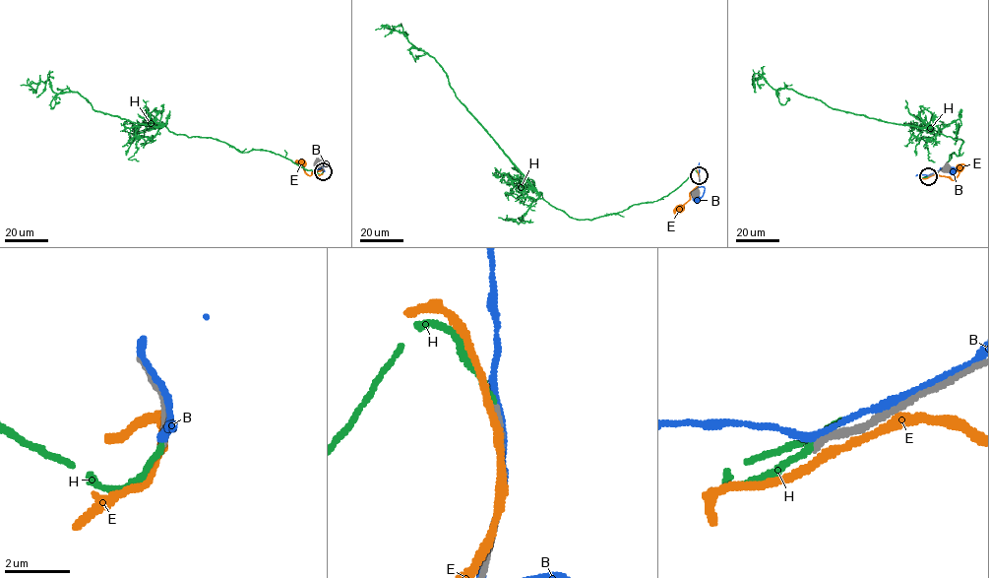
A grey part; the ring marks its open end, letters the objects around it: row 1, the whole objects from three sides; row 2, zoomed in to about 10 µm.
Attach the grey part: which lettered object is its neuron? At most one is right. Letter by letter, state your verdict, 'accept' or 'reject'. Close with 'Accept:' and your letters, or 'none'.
B: reject
E: reject
H: accept
Accept: H

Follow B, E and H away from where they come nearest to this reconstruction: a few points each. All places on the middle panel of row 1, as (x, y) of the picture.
B: (699, 176), (698, 186), (705, 187), (704, 195), (699, 201), (697, 199)
E: (699, 175), (699, 183), (691, 192), (690, 199), (679, 207)
H: (699, 175), (652, 202), (571, 218), (538, 197), (439, 63), (383, 27)

